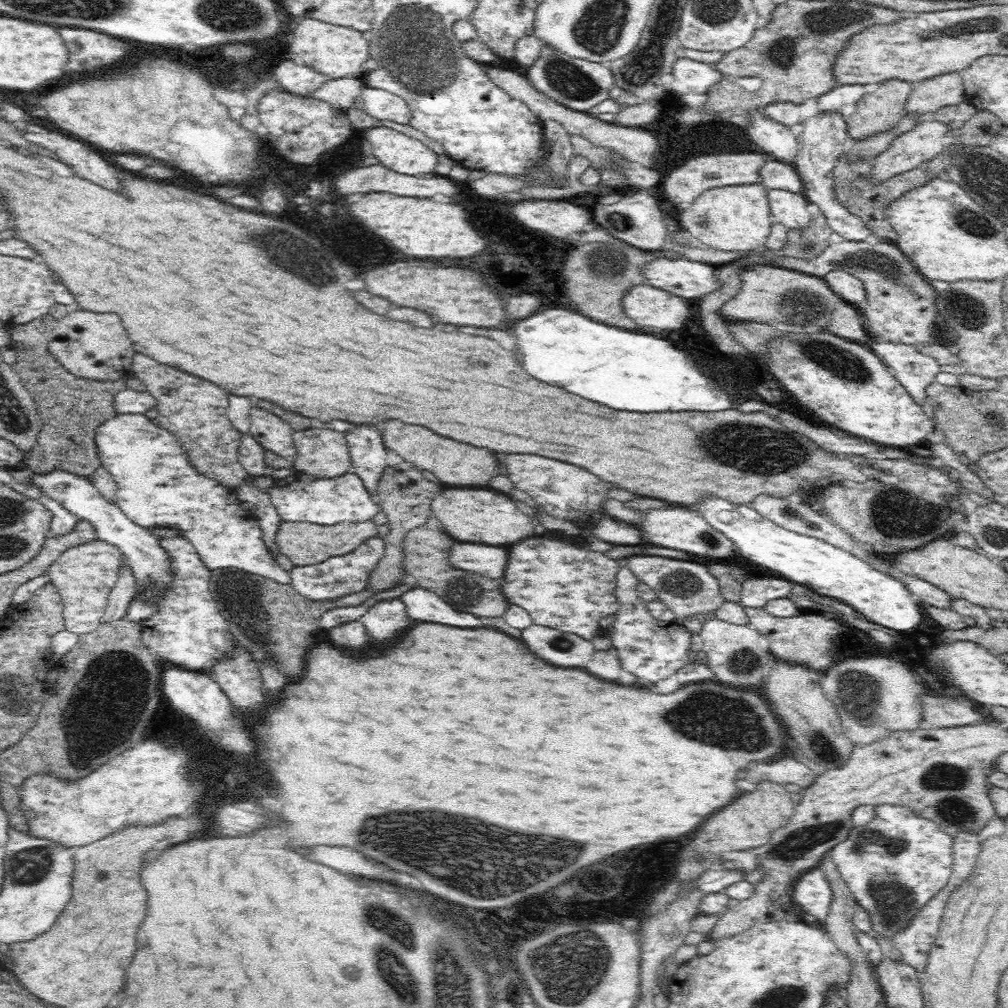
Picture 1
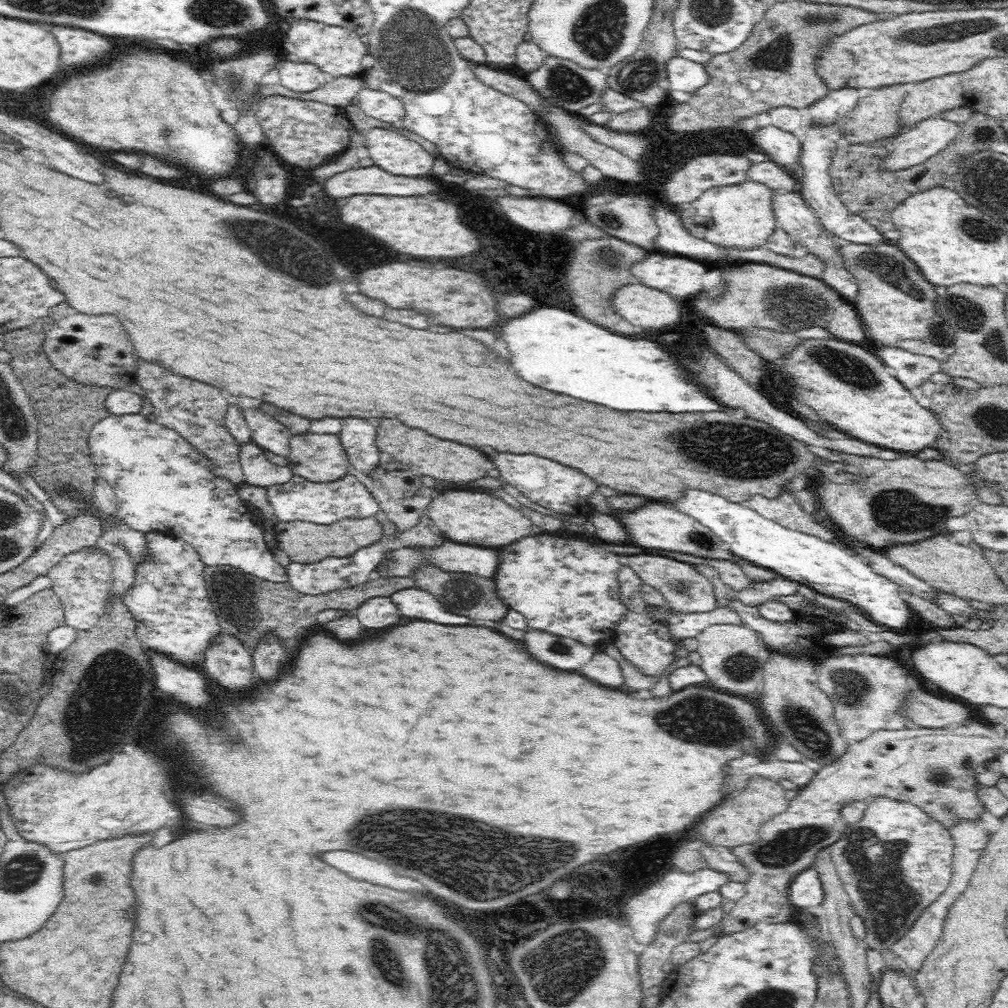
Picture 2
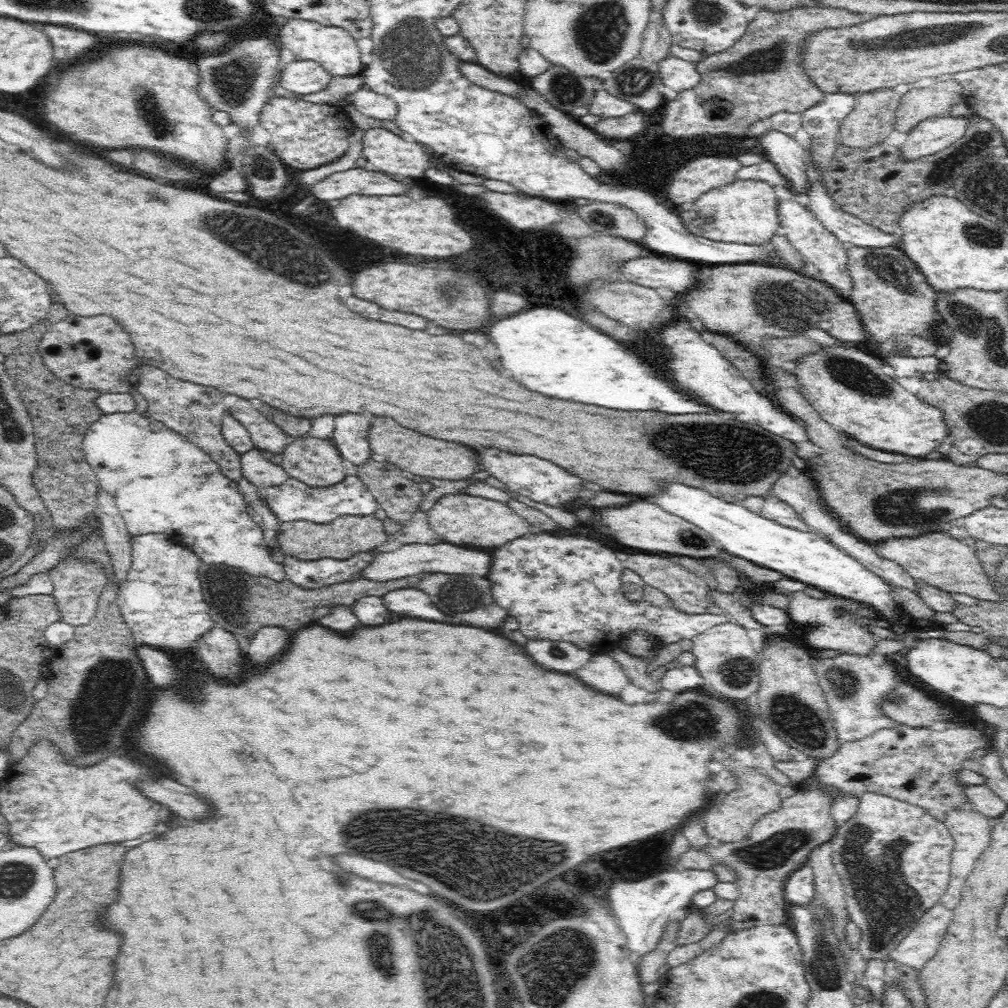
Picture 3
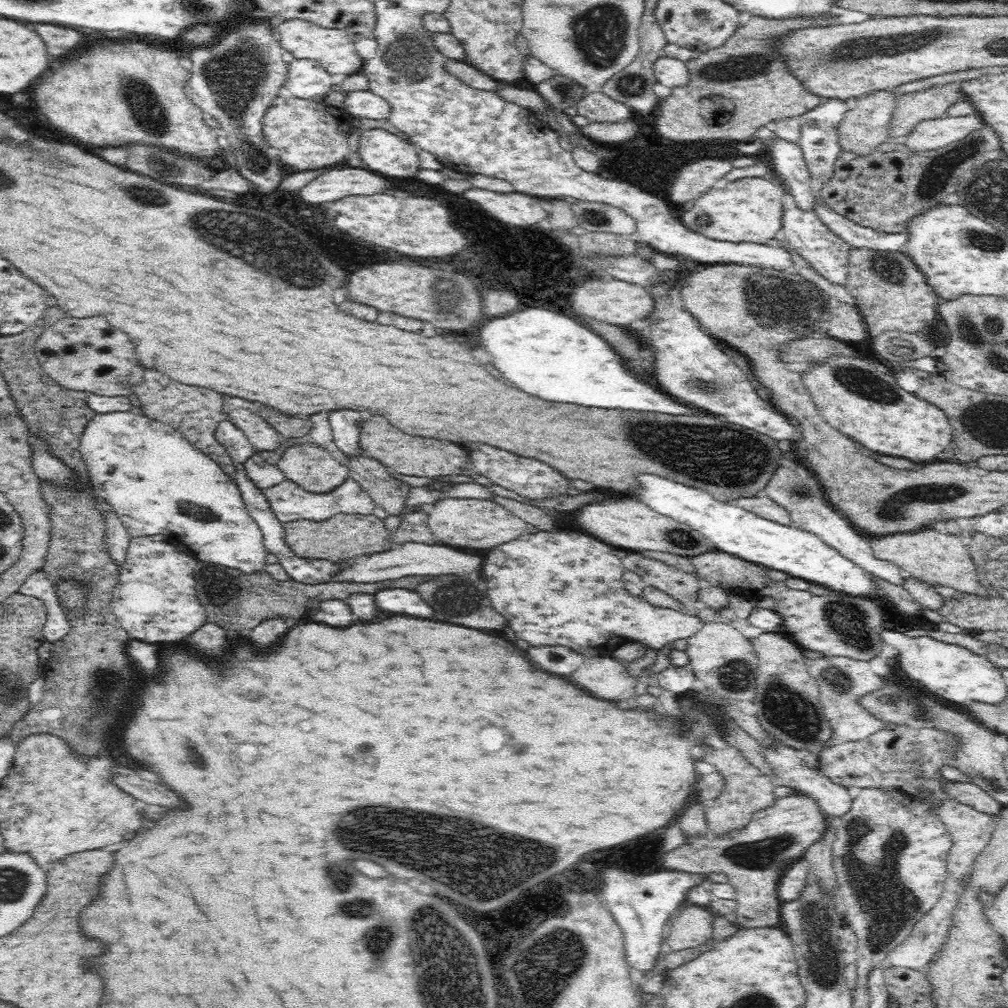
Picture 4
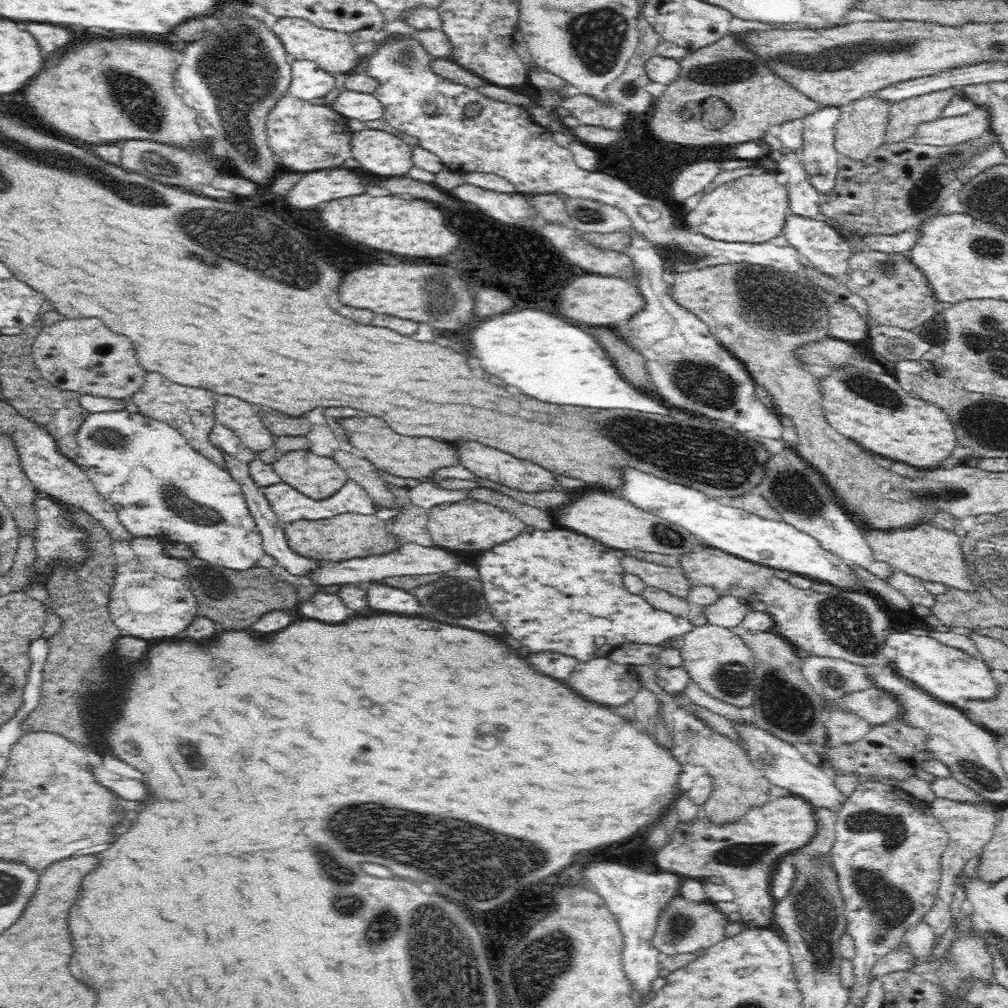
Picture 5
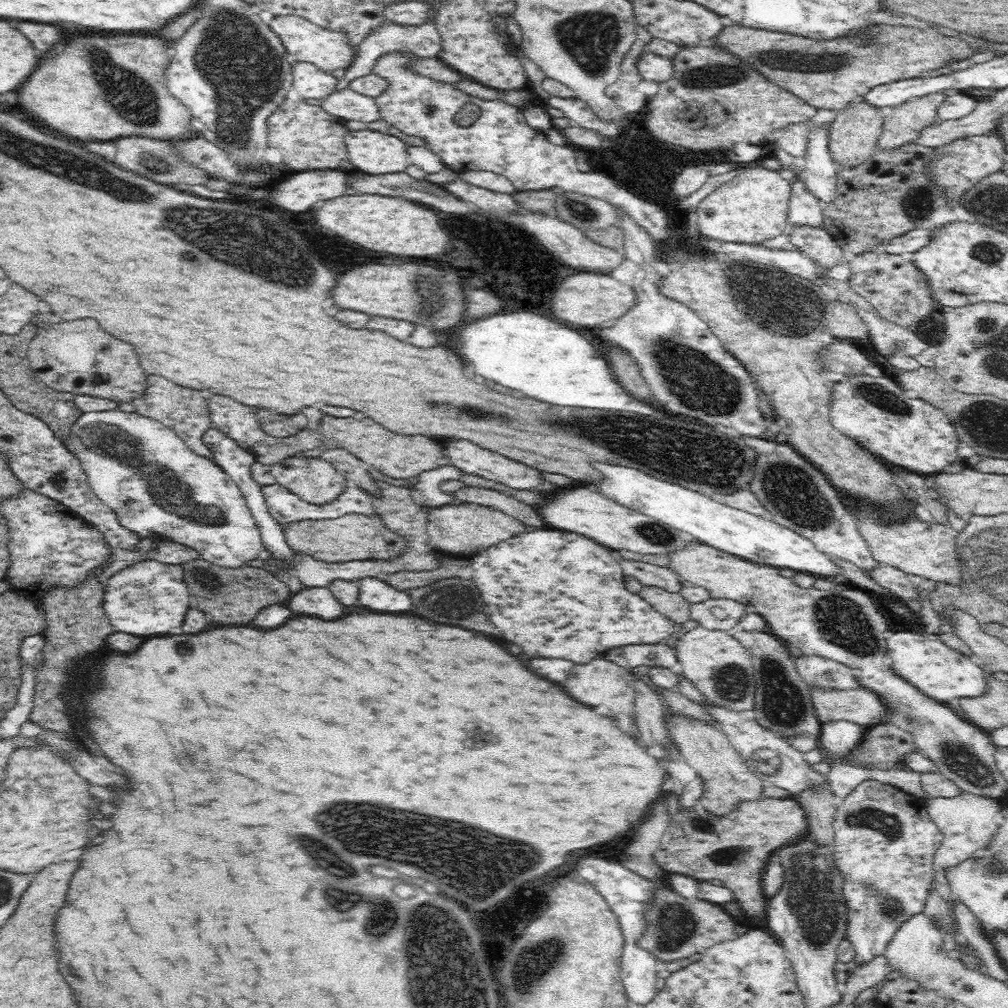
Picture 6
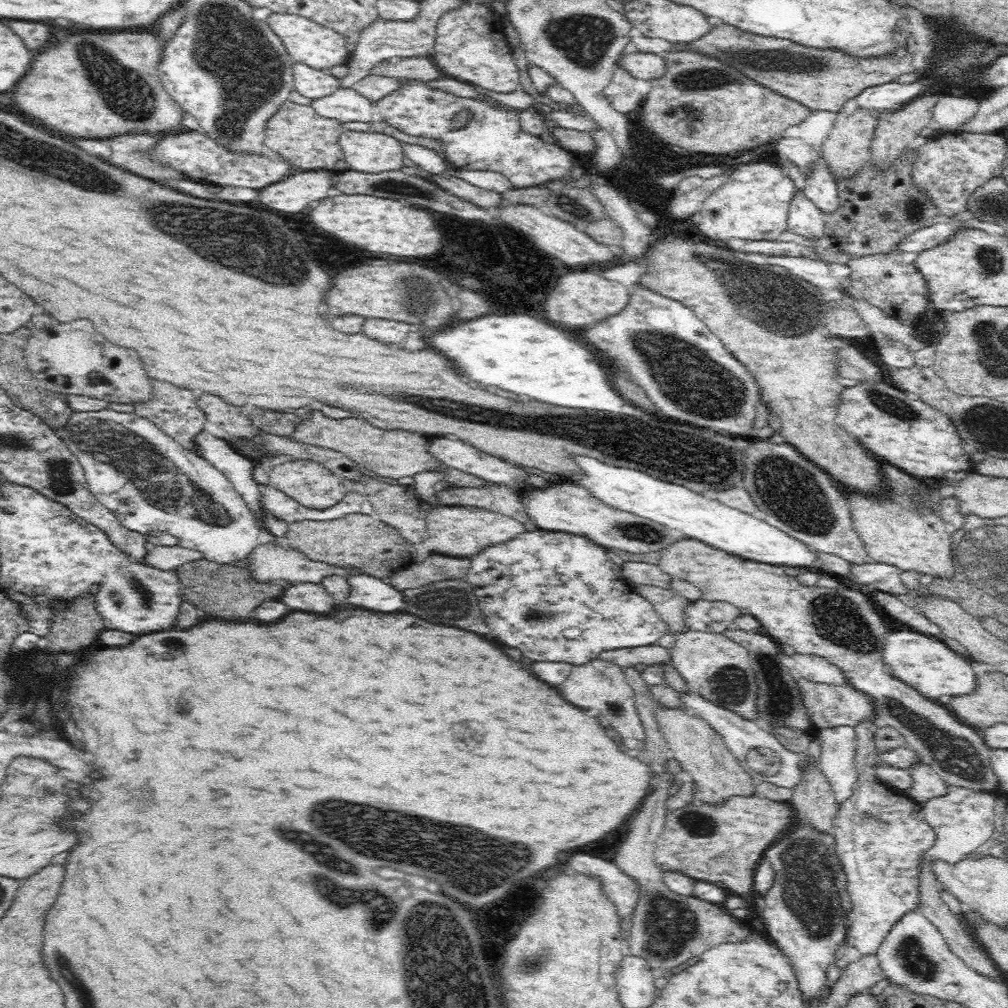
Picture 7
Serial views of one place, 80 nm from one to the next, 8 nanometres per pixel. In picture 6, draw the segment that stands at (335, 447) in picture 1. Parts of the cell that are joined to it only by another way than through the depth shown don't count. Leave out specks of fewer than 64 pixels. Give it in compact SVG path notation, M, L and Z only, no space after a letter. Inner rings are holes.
M291 456L271 464L269 471L275 483L295 494L305 503L322 506L334 502L350 484L329 462L306 456Z

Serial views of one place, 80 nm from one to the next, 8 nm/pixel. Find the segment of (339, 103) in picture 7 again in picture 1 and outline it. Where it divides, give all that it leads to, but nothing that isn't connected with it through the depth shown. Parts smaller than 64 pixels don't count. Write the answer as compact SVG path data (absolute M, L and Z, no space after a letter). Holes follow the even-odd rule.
M365 87L360 93L358 104L364 112L377 120L408 124L412 118L405 100L400 96L376 88Z

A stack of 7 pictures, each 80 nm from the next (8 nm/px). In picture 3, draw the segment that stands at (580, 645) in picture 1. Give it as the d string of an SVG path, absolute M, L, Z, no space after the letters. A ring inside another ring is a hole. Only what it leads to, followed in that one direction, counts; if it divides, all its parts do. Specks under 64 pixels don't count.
M526 644L526 652L528 656L536 662L542 664L548 670L554 672L574 672L578 668L582 668L590 654L584 650L578 650L572 644Z

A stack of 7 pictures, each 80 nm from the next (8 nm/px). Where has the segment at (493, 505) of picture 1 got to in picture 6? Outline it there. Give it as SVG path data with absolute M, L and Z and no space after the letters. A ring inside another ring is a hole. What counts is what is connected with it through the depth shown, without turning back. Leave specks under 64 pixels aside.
M452 503L444 506L432 507L427 514L428 545L439 554L469 555L482 552L488 546L494 546L506 538L514 538L520 532L526 532L526 526L498 510L490 510L486 506L477 504Z

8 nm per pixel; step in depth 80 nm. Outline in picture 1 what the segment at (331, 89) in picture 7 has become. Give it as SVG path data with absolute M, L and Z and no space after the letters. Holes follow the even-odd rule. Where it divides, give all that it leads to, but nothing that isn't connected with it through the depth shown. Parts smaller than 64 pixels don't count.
M296 59L282 60L273 70L273 79L282 85L284 91L308 97L327 82L328 77L312 66L299 63Z

